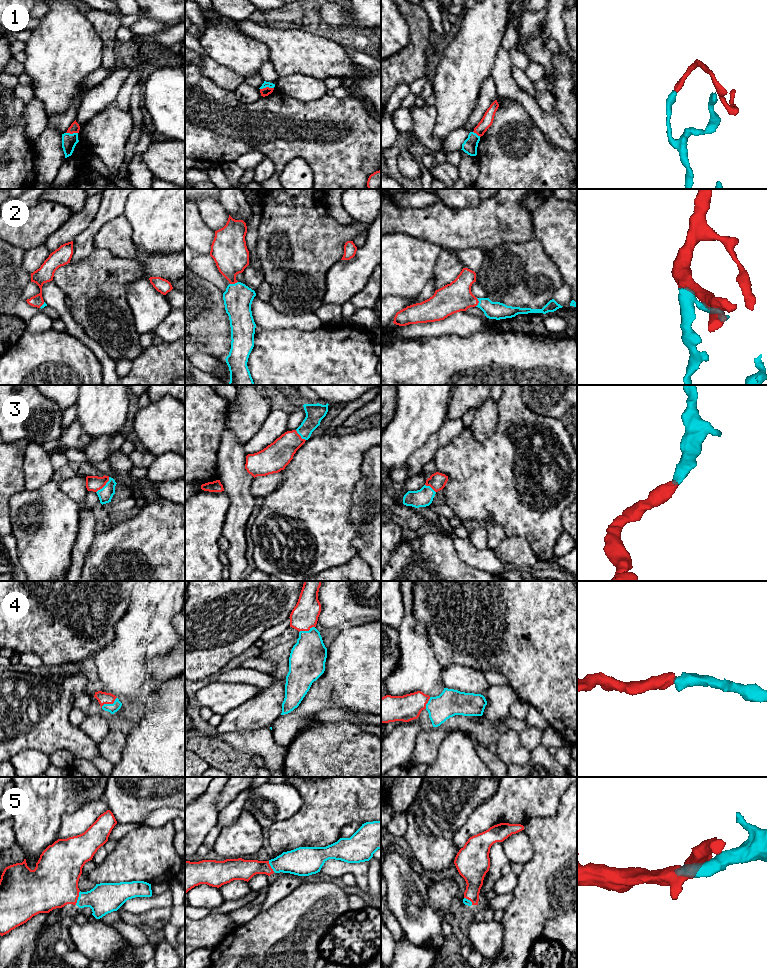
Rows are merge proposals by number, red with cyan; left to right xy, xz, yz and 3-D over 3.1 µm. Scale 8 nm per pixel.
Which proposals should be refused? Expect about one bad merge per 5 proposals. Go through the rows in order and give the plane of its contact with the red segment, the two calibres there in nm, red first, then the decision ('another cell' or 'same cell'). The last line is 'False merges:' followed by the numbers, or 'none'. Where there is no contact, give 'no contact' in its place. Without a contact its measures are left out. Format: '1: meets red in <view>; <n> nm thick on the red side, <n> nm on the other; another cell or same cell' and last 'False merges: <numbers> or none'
1: meets red in xz; 70 nm thick on the red side, 50 nm on the other; another cell
2: meets red in yz; 240 nm thick on the red side, 140 nm on the other; same cell
3: meets red in xy; 130 nm thick on the red side, 120 nm on the other; same cell
4: meets red in xy; 100 nm thick on the red side, 80 nm on the other; same cell
5: meets red in xy; 380 nm thick on the red side, 240 nm on the other; same cell
False merges: 1

